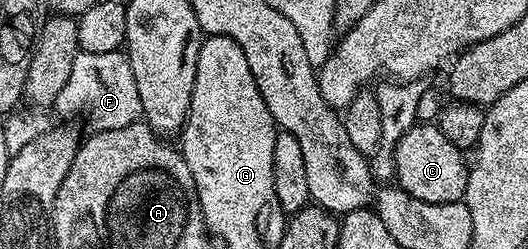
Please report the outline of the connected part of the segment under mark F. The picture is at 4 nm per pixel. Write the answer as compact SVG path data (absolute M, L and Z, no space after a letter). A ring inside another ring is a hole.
M126 51L109 54L79 52L77 58L73 58L69 82L65 82L61 94L57 94L53 108L63 116L84 116L92 133L121 130L136 123L142 117L143 107Z

